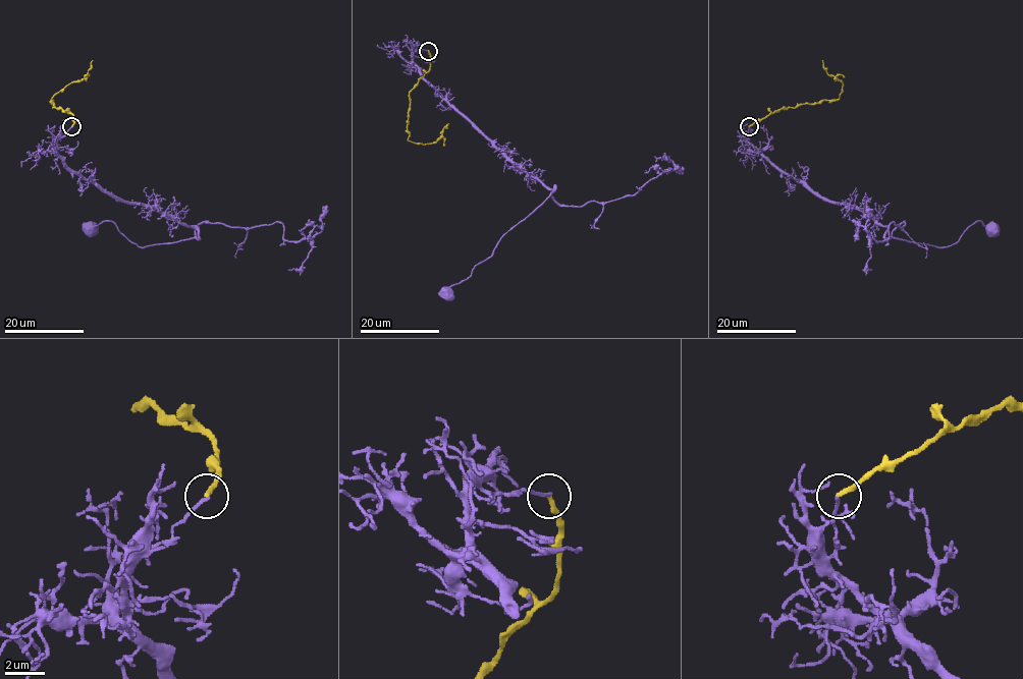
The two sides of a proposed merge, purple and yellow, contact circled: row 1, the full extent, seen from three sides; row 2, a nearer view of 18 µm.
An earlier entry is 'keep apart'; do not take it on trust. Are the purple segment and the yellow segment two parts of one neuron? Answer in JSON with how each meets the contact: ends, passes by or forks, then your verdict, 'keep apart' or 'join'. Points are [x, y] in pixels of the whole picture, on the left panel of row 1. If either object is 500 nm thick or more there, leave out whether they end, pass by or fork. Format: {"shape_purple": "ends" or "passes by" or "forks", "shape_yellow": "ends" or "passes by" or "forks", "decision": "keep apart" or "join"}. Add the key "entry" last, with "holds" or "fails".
{"shape_purple": "ends", "shape_yellow": "ends", "decision": "keep apart", "entry": "holds"}

